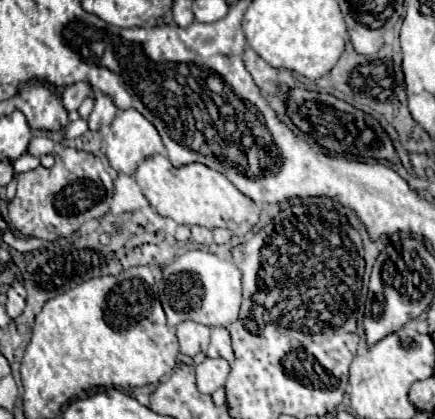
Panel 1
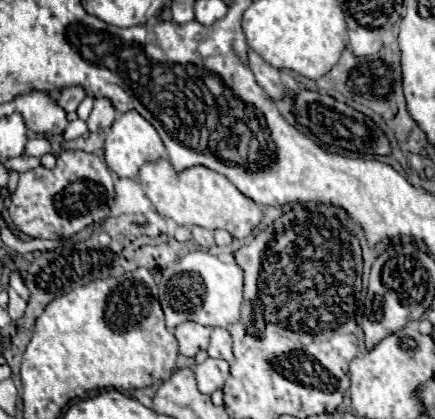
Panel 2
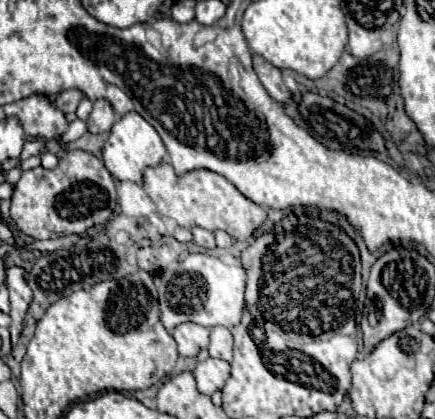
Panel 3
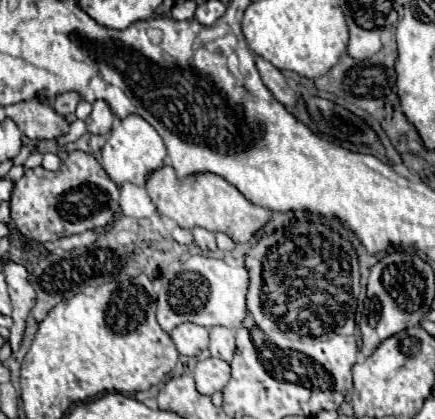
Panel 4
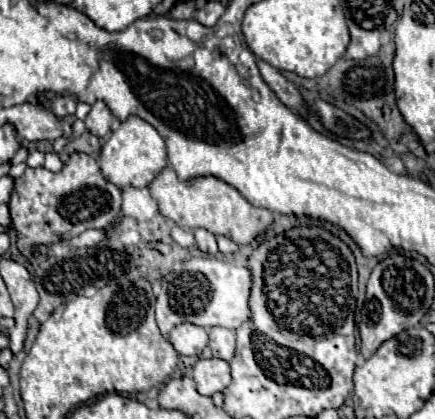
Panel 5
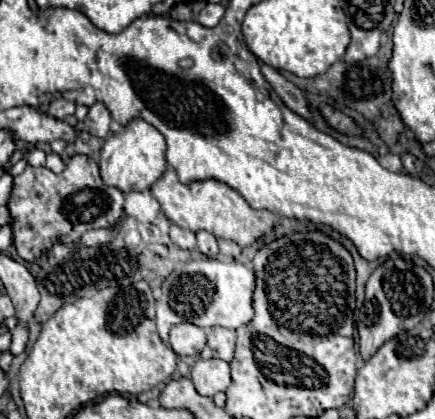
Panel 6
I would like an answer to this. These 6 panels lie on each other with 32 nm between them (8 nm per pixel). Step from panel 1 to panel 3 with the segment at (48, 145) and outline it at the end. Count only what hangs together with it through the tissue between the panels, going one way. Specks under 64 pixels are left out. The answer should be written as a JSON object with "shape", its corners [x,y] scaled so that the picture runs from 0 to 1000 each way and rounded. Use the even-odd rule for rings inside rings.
{"shape":[[[76,332],[71,337],[62,337],[53,348],[44,382],[53,384],[69,372],[90,370],[101,358],[103,344],[97,332]]]}

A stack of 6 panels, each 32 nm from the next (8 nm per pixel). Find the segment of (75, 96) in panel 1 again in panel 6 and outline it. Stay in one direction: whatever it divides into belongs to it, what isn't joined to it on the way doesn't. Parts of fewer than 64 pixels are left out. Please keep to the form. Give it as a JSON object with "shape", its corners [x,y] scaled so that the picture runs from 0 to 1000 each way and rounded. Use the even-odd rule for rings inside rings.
{"shape":[[[120,239],[110,253],[110,272],[124,282],[147,282],[147,277],[166,272],[166,258],[170,258],[170,248],[161,248],[152,239]]]}

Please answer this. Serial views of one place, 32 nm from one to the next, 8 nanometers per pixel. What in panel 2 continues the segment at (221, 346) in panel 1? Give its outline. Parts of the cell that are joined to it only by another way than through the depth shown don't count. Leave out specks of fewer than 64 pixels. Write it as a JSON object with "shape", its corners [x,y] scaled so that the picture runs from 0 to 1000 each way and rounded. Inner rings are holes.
{"shape":[[[487,783],[478,845],[483,854],[510,854],[520,864],[533,864],[533,802],[520,783]]]}

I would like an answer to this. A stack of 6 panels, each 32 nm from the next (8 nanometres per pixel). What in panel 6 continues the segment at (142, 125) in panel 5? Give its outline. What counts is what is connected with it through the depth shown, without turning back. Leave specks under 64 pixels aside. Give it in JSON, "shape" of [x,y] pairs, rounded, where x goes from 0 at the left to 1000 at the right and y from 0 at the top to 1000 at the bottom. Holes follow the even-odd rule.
{"shape":[[[313,282],[299,296],[290,296],[271,320],[253,320],[248,334],[239,339],[234,368],[225,382],[230,420],[234,420],[239,439],[262,444],[280,458],[299,458],[308,449],[340,453],[382,406],[377,358],[382,358],[377,325],[340,291]]]}

